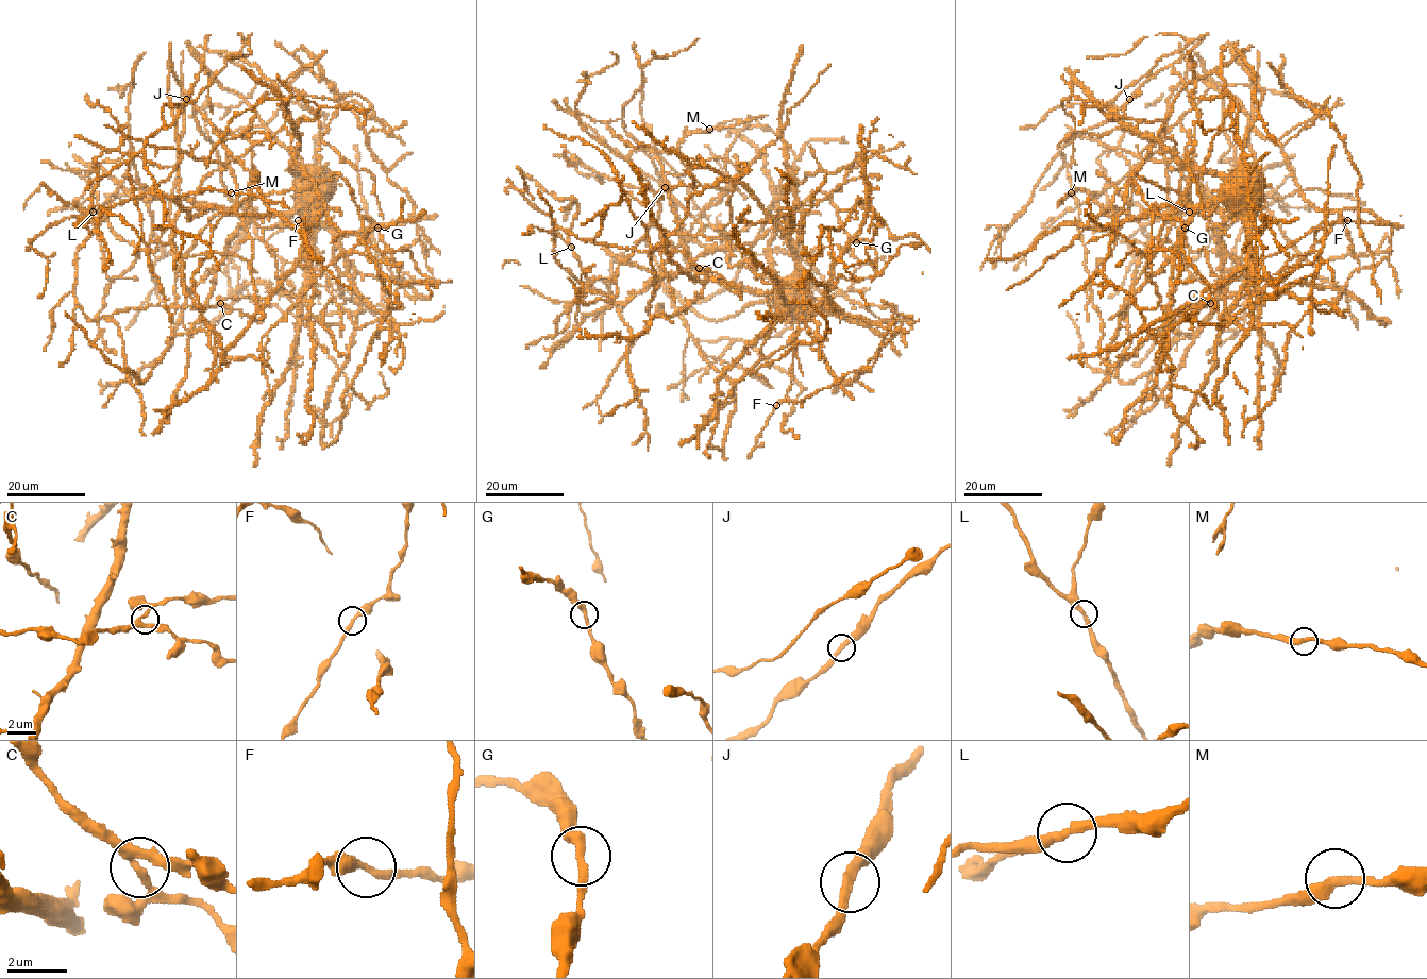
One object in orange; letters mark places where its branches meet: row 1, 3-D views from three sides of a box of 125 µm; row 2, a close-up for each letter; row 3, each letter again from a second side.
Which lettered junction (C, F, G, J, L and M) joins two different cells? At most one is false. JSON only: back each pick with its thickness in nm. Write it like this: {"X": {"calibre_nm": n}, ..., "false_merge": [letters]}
{"false_merge": []}

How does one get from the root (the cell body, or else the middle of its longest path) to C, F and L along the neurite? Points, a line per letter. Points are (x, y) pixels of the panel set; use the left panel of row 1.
C: (306, 189), (290, 209), (245, 217), (144, 198), (130, 164), (77, 252), (77, 304), (98, 320), (220, 303)
F: (306, 189), (301, 189), (302, 211), (312, 229), (311, 260), (318, 260), (313, 225), (298, 221)
L: (306, 189), (301, 189), (290, 209), (245, 217), (215, 205), (144, 198), (131, 163), (119, 188), (93, 212)

